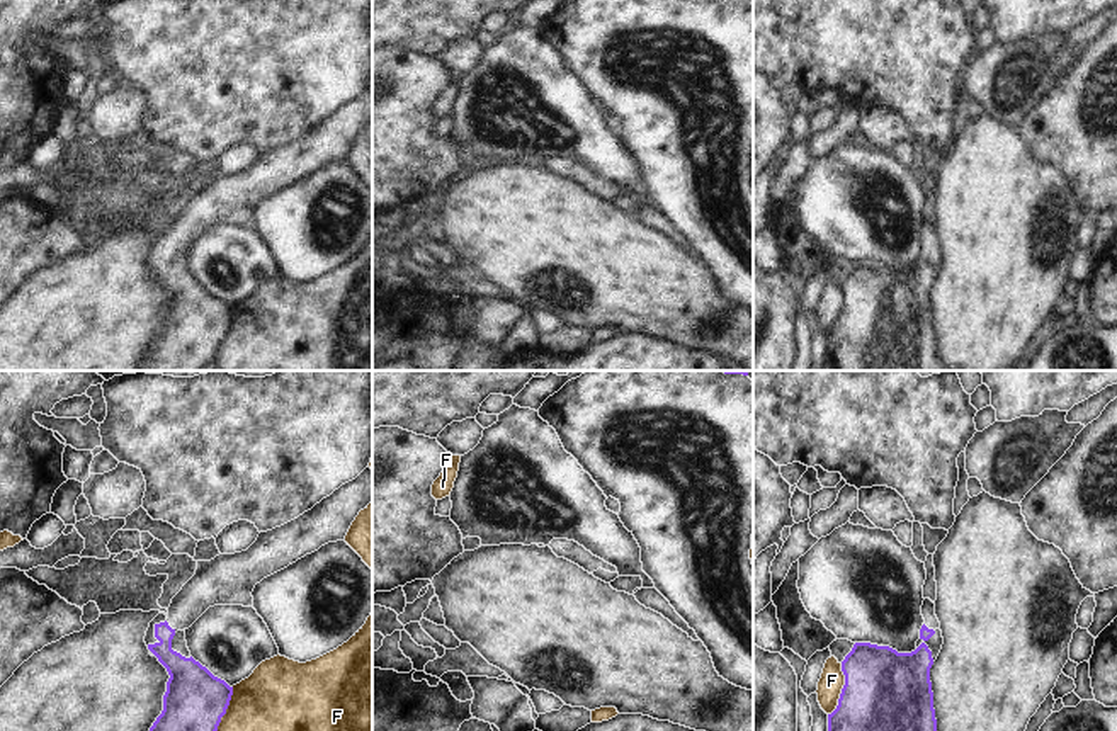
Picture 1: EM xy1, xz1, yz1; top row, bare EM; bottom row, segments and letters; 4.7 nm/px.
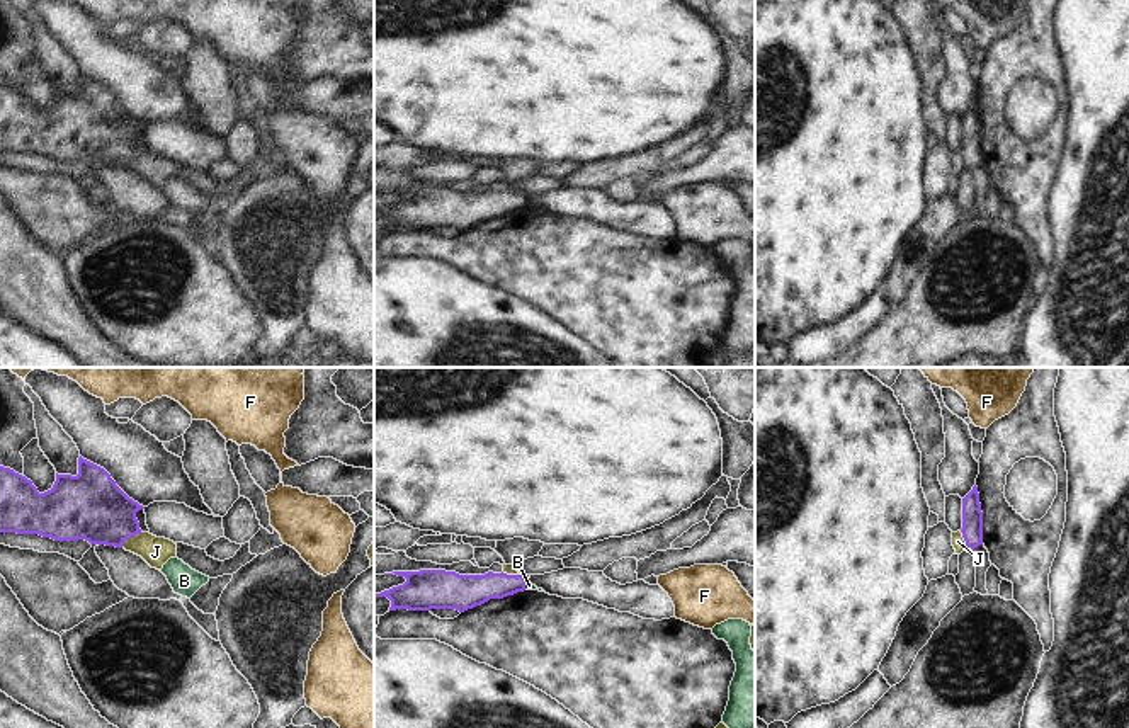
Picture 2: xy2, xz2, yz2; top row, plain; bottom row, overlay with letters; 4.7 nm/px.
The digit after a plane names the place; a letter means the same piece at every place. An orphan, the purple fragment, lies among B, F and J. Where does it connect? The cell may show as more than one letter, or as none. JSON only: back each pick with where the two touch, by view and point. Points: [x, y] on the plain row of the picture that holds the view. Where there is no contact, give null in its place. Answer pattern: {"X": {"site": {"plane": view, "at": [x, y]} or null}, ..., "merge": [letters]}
{"merge": []}

